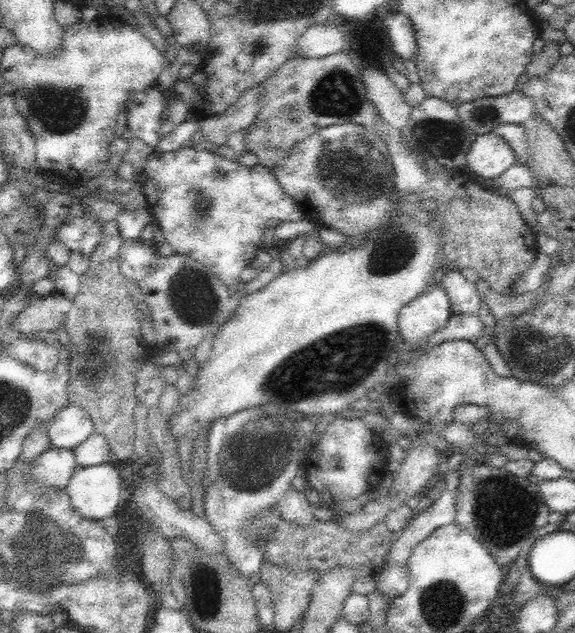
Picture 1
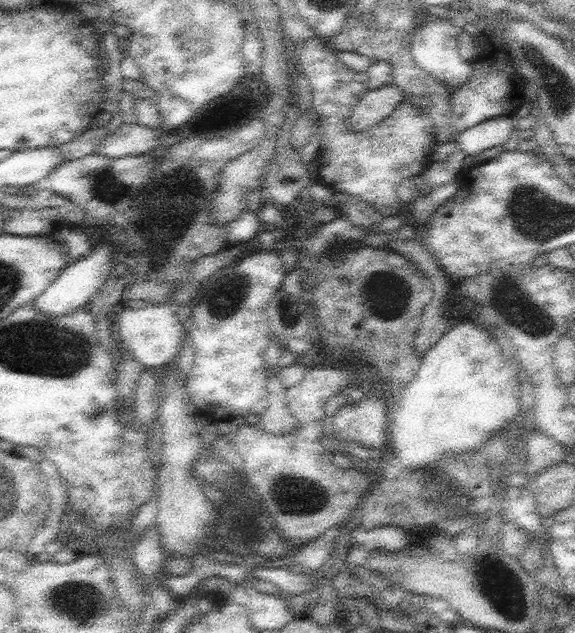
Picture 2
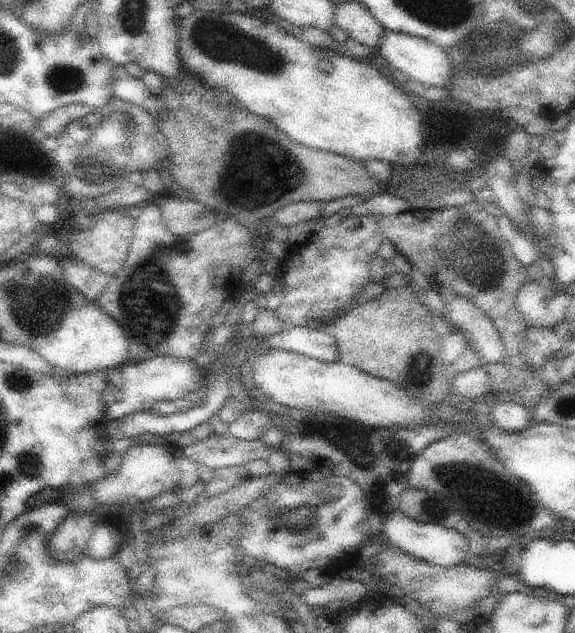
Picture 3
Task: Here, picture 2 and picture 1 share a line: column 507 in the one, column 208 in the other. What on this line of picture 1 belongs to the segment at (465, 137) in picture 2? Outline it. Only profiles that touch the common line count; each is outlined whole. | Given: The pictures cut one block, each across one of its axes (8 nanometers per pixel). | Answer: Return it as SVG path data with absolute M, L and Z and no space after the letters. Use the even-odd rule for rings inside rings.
M259 84L246 90L222 114L209 115L207 118L198 119L197 130L211 142L215 148L226 143L230 134L244 132L256 118L259 104L258 97L261 91Z

